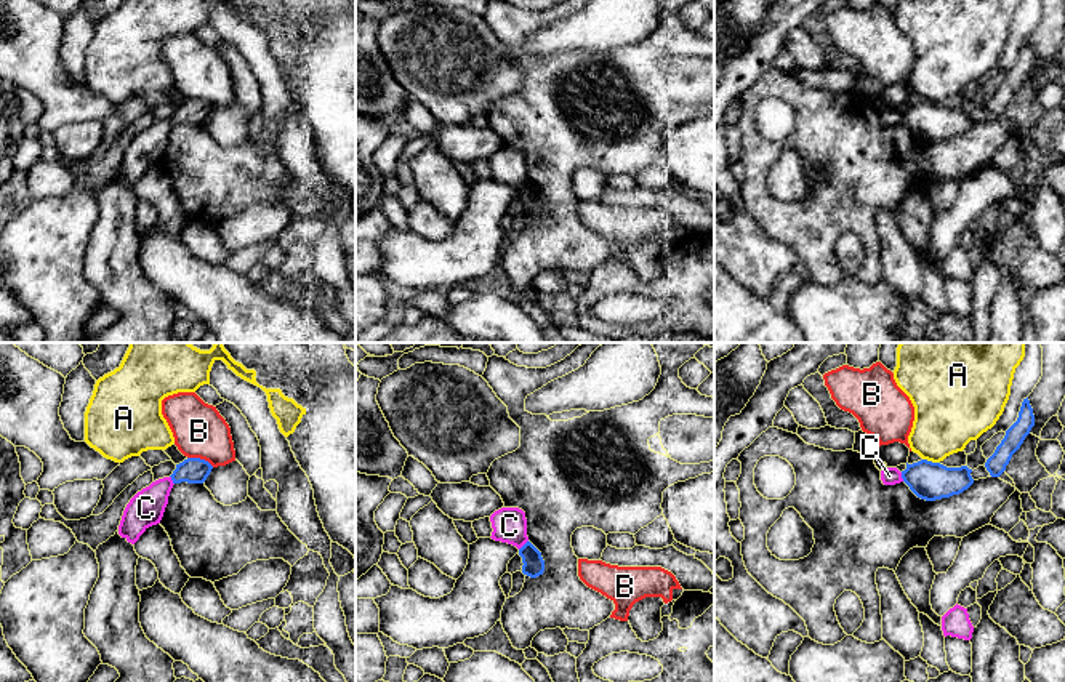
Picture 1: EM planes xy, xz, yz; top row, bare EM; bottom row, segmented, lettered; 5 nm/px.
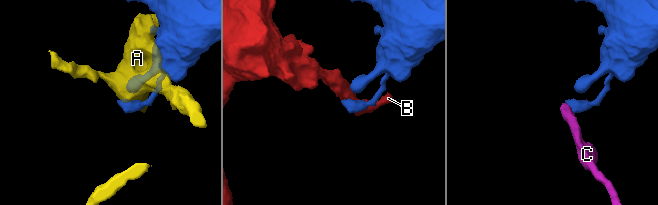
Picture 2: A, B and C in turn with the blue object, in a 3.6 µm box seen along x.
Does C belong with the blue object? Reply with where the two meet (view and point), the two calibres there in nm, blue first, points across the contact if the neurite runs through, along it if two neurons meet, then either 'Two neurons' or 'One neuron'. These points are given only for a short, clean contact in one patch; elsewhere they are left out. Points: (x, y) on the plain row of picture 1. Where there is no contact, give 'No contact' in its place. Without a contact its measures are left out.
Touches blue at xz (524, 186). Thickness 110 nm (blue) against 180 nm. Boundary: xz (527, 181), (519, 191). Two neurons

